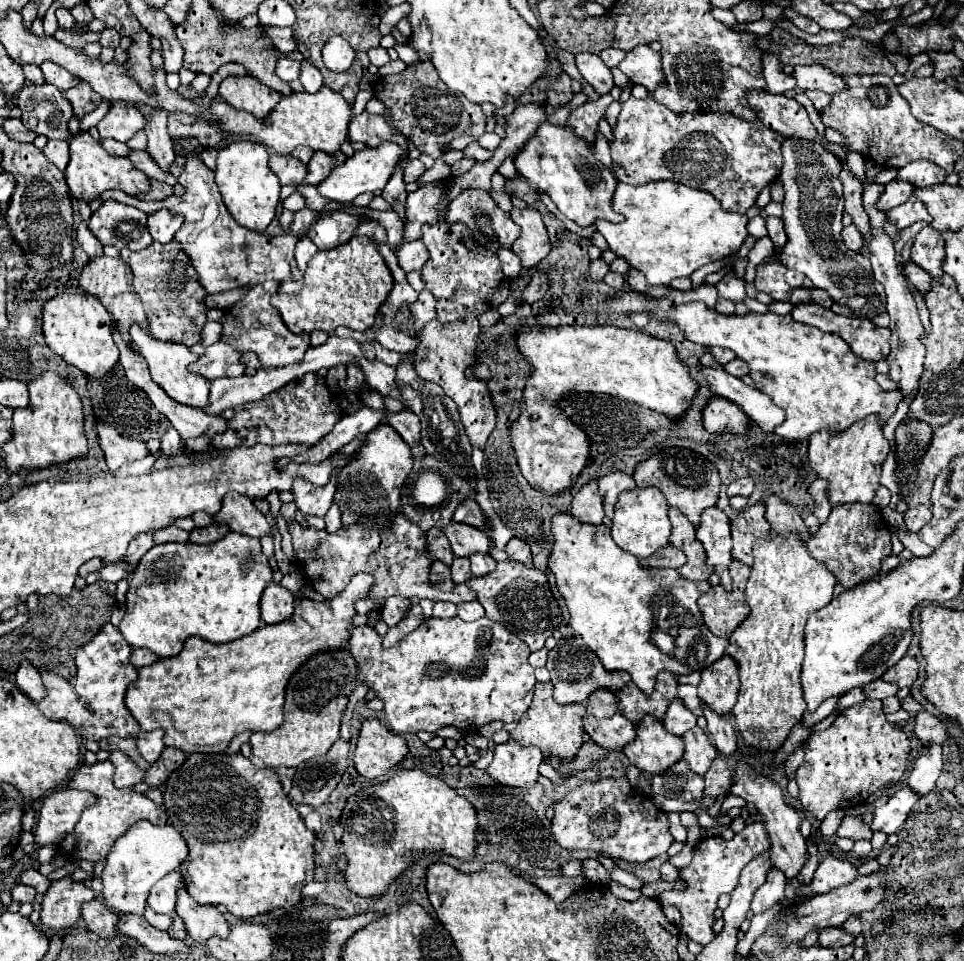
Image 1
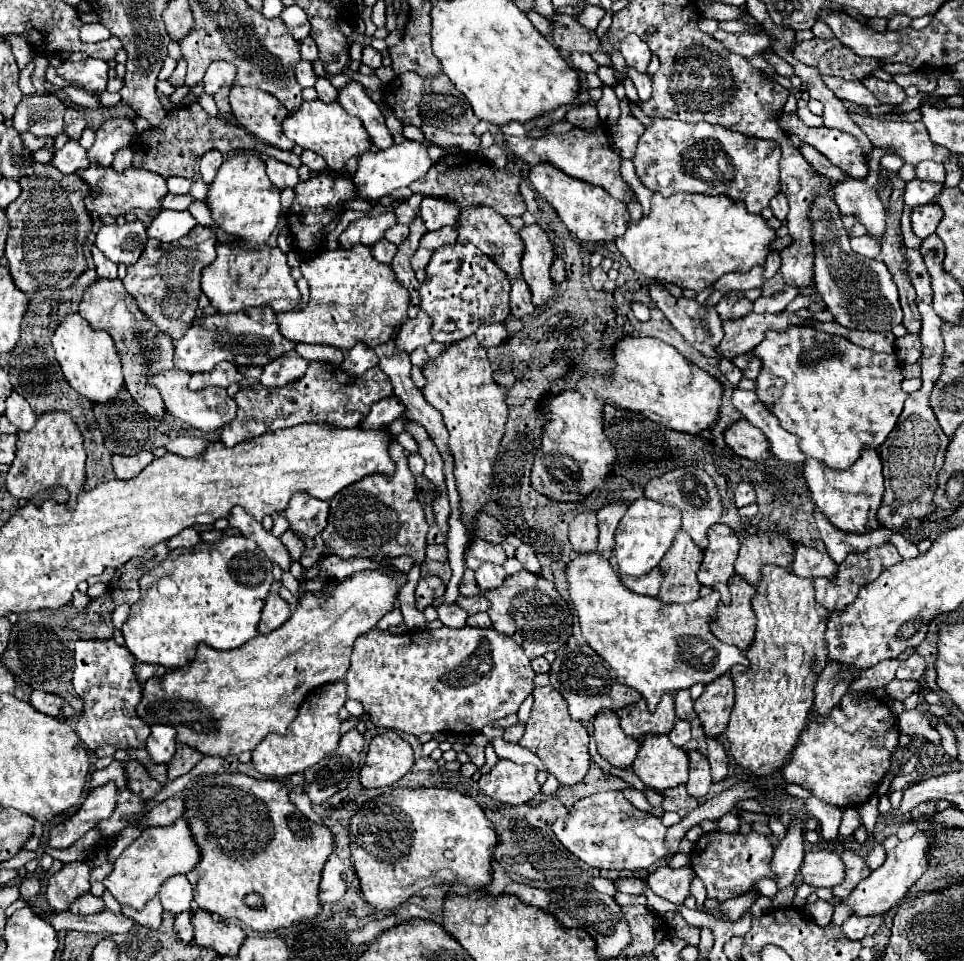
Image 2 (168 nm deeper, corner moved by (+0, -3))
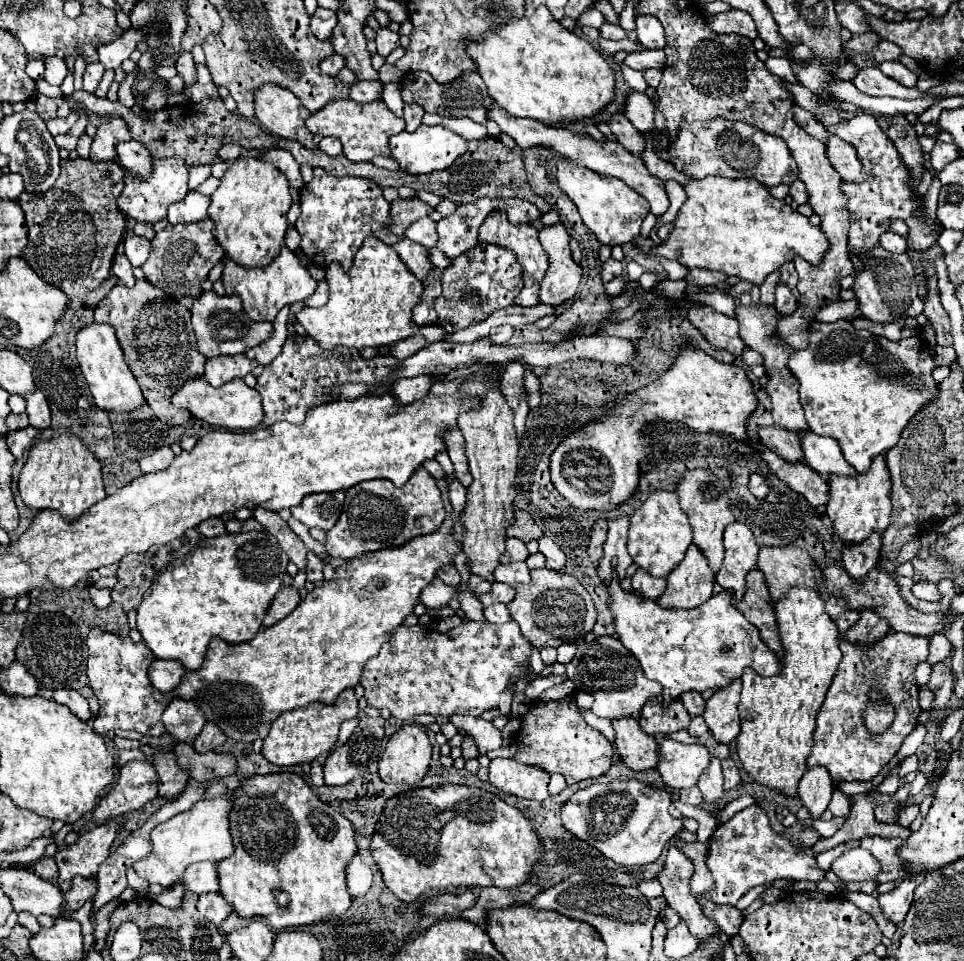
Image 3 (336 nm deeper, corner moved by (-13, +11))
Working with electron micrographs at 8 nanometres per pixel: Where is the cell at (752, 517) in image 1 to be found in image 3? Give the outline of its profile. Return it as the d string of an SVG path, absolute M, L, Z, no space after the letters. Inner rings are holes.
M761 548L757 566L763 570L775 602L793 586L817 590L817 584L823 580L817 564L801 548Z

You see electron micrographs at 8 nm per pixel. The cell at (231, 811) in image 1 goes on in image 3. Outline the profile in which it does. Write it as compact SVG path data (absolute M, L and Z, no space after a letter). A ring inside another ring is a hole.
M269 774L243 780L243 786L233 792L231 836L235 852L219 862L219 884L225 900L235 908L237 916L267 918L273 930L287 930L297 926L311 926L341 918L351 906L347 892L347 866L357 854L353 826L347 818L337 814L329 804L313 794L311 786L299 774Z

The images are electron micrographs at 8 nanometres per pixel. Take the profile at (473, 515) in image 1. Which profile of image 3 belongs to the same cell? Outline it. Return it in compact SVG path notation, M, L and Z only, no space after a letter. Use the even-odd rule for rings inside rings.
M515 510L515 516L517 516L515 524L507 530L509 536L519 538L519 540L525 542L525 544L531 542L531 540L539 540L539 538L543 536L543 530L533 522L533 518L531 518L527 512L523 512L523 510Z

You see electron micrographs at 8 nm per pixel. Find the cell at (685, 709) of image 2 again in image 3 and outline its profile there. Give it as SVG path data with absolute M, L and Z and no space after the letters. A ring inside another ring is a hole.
M687 692L687 696L681 696L681 702L689 716L699 716L705 708L705 700L699 696L699 692Z

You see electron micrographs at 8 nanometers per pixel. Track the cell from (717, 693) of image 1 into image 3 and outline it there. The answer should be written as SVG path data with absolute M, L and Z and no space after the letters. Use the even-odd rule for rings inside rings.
M733 680L731 688L721 688L707 700L703 718L719 744L731 744L739 736L739 692L741 682Z

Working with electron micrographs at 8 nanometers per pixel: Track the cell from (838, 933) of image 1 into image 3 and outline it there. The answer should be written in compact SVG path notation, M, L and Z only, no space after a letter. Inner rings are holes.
M909 878L909 880L903 880L893 892L879 896L879 904L891 922L901 924L905 920L909 906L913 902L913 890L917 888L917 884L919 882L915 878Z

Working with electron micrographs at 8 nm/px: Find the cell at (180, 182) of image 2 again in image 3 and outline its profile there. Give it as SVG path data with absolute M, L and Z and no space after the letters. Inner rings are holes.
M199 166L189 168L189 190L195 190L199 184L203 184L211 176L211 166Z

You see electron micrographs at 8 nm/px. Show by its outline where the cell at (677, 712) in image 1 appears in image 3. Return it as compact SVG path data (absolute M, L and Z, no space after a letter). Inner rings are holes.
M695 716L695 718L691 718L691 724L689 724L689 728L687 728L687 732L691 734L691 736L703 736L705 732L707 732L707 724L705 724L705 720L701 718L701 716Z

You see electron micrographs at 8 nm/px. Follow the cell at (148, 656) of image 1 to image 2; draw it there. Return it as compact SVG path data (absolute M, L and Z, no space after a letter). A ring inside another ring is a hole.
M138 662L138 664L134 666L134 670L136 670L136 678L138 678L140 682L148 680L150 676L160 676L160 674L164 672L162 666L158 666L158 664L146 664L146 662Z

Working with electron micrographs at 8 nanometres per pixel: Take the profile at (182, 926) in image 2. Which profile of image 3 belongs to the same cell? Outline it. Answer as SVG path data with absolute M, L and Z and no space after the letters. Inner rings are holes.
M211 892L211 894L199 896L197 910L199 910L207 920L211 920L215 926L221 926L221 922L233 912L231 904L227 904L225 898L223 898L219 892Z

